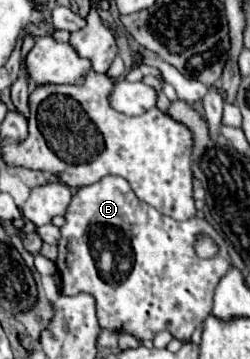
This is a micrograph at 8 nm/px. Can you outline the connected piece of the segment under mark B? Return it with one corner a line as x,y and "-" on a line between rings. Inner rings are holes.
103,177
101,181
81,187
65,213
65,225
61,227
59,239
59,257
55,261
57,271
63,279
63,295
79,295
89,293
95,299
97,321
103,329
129,333
143,339
153,339
157,331
169,331
179,341
189,341
195,327
203,323
203,319
213,309
213,291
219,279
231,267
231,259
227,253
227,243
223,235
209,225
203,217
191,217
187,221
175,221
167,215
161,215
151,205
137,199
133,189
123,177
-
199,233
209,233
219,243
219,255
213,259
199,259
193,251
195,237
-
103,253
111,253
113,265
111,269
101,267

